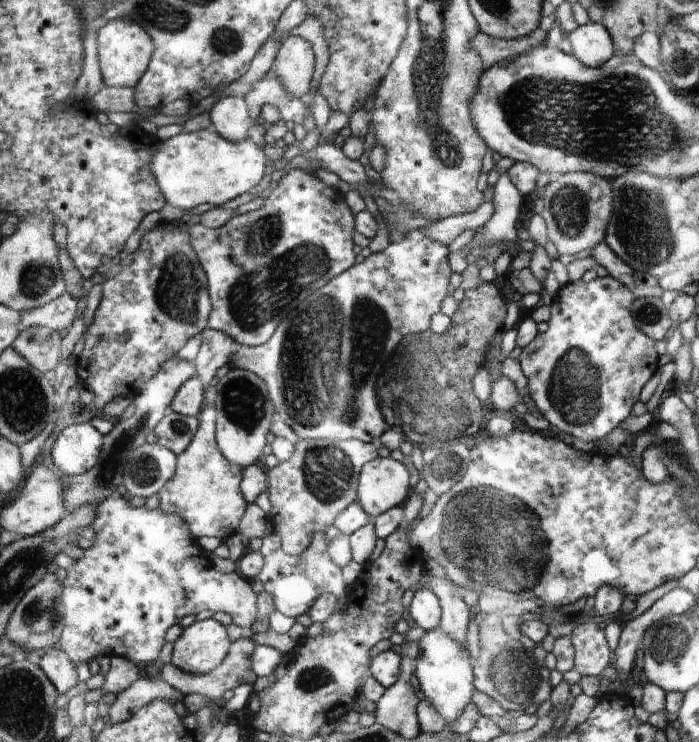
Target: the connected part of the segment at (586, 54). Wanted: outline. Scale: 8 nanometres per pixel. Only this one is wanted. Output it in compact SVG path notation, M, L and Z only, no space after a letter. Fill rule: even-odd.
M588 21L565 36L572 46L572 55L590 68L600 68L614 56L612 36L601 24Z

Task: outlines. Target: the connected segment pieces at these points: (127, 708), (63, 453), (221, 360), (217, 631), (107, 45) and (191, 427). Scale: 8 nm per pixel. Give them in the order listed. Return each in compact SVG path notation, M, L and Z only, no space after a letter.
M139 677L134 684L131 684L119 692L115 701L108 708L107 720L112 724L118 724L133 717L142 708L151 702L158 700L177 700L180 692L161 678Z
M90 424L65 428L53 445L53 462L66 474L78 476L89 472L100 460L102 434Z
M206 327L200 334L200 348L194 360L194 366L197 367L197 377L204 390L210 386L212 378L216 376L218 368L228 363L232 348L236 347L235 340L220 332Z
M212 617L196 619L173 643L172 666L190 674L212 673L229 656L233 644L226 626Z
M120 18L108 22L97 34L97 57L105 86L135 88L153 60L155 48L150 35L135 20L128 22Z
M168 410L168 414L170 416L165 415L156 426L154 434L158 438L158 444L166 446L168 450L174 450L174 454L180 454L188 448L188 444L196 436L201 421L191 416L182 416L171 410Z

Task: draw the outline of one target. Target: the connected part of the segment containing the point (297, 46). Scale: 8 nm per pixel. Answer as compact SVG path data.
M296 35L286 37L272 67L286 92L294 98L302 98L311 90L310 83L314 73L312 44Z

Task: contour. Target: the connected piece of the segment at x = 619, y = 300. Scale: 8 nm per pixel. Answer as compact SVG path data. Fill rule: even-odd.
M610 275L605 277L596 277L593 280L585 281L580 279L578 281L569 281L567 284L562 285L556 292L552 304L550 304L550 320L548 320L548 329L545 332L539 332L536 338L521 349L520 356L518 358L521 364L522 372L528 380L528 392L536 404L536 408L542 412L542 418L546 418L549 424L552 424L552 428L564 432L564 434L570 434L574 438L580 440L586 440L586 442L601 440L604 436L608 436L614 428L618 428L618 424L630 416L630 410L632 406L638 402L638 396L640 396L640 390L642 386L654 376L656 372L656 366L658 366L658 356L656 356L656 350L654 350L654 341L652 338L648 338L646 334L640 332L634 324L632 318L632 304L637 300L637 296L633 294L633 291L626 287L623 283Z

